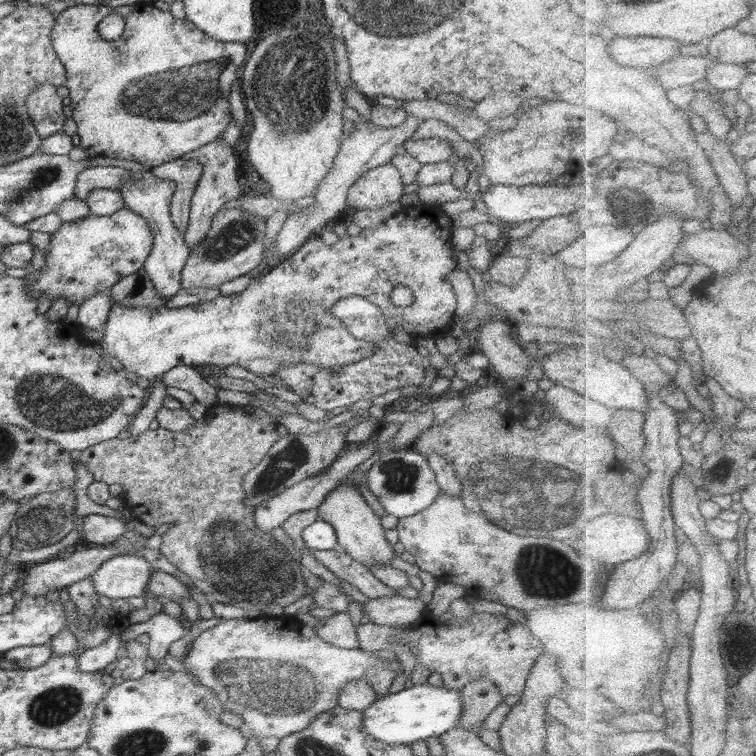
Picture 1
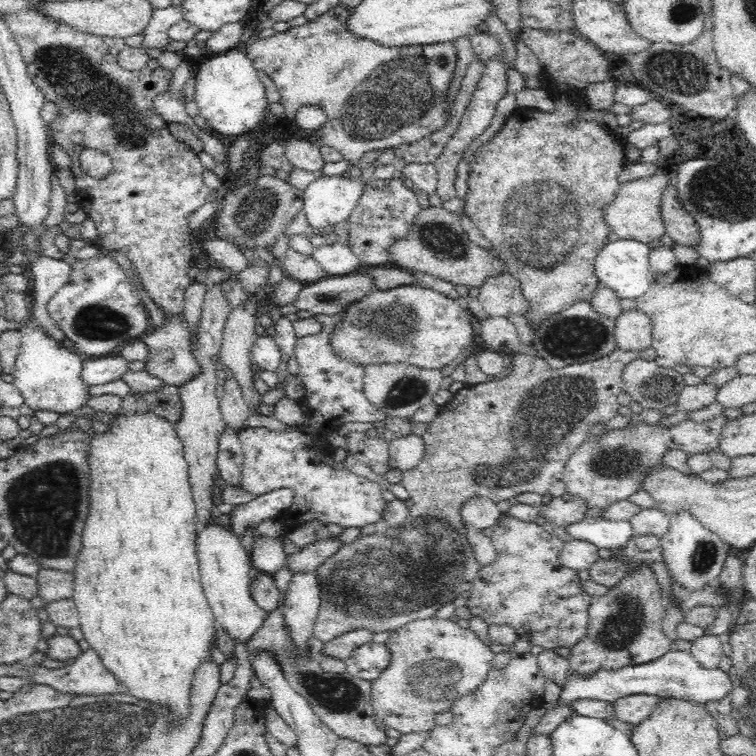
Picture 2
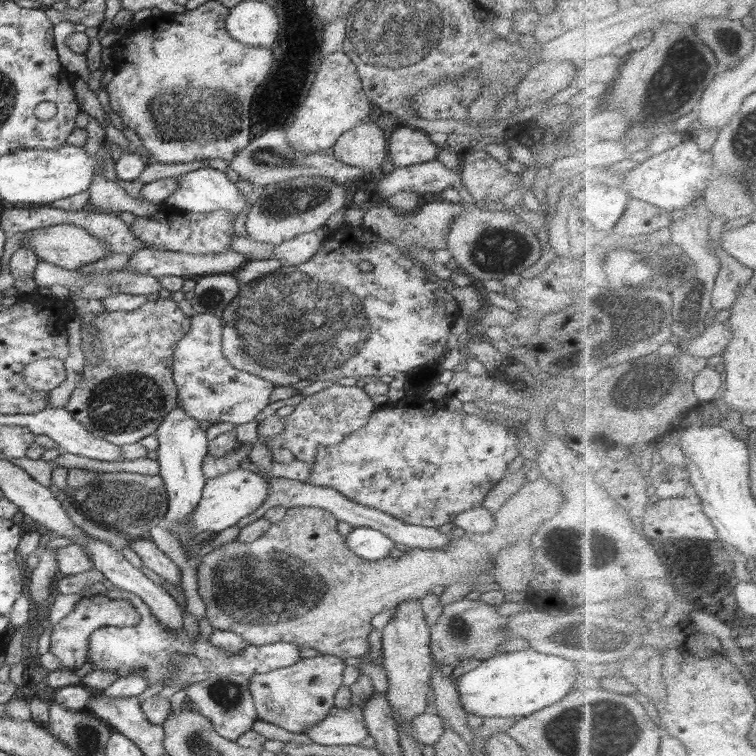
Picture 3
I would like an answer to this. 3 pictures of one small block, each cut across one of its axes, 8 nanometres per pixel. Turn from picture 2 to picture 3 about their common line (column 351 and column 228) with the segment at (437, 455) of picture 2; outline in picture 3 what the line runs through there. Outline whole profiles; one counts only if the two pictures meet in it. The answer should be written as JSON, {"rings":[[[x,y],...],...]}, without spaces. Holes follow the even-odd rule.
{"rings":[[[518,491],[518,494],[512,495],[500,508],[500,510],[494,512],[494,528],[489,534],[473,534],[474,532],[466,532],[466,536],[462,538],[452,537],[449,546],[445,550],[421,550],[411,549],[410,552],[404,552],[404,554],[398,558],[388,557],[382,560],[371,561],[366,560],[358,555],[354,554],[354,551],[350,550],[345,544],[345,538],[340,535],[337,530],[338,519],[332,516],[330,512],[316,507],[294,507],[287,508],[284,518],[276,523],[271,524],[271,528],[255,542],[252,543],[240,543],[237,539],[224,546],[217,547],[210,551],[202,558],[202,563],[197,568],[197,585],[198,594],[206,605],[205,617],[208,618],[211,626],[214,629],[226,630],[239,634],[248,645],[252,646],[264,646],[275,642],[290,642],[300,648],[314,648],[322,654],[334,655],[338,658],[364,658],[358,665],[361,669],[360,676],[356,683],[350,685],[351,691],[351,704],[362,705],[366,703],[374,694],[372,687],[372,680],[363,674],[363,670],[366,669],[366,665],[372,662],[369,656],[370,646],[368,646],[368,635],[373,630],[371,624],[374,616],[379,615],[382,612],[386,612],[388,609],[394,608],[400,604],[400,602],[406,602],[406,600],[420,600],[424,598],[435,586],[450,586],[454,583],[462,583],[474,579],[476,575],[482,575],[482,573],[493,572],[493,564],[488,564],[488,561],[492,561],[492,556],[496,556],[502,548],[511,546],[512,543],[518,538],[518,534],[526,534],[526,526],[534,526],[534,510],[530,510],[530,514],[526,514],[526,510],[530,510],[530,506],[526,506],[526,495],[523,491]]]}

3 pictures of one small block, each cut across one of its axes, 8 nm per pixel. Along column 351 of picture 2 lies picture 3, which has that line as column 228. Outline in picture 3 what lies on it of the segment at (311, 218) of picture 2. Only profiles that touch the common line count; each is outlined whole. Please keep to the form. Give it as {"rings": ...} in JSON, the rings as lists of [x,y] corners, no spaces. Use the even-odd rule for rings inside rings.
{"rings":[[[211,167],[200,168],[178,176],[178,190],[164,202],[172,209],[188,211],[189,213],[202,213],[214,211],[226,211],[230,216],[236,217],[240,212],[248,208],[247,198],[236,183],[226,177],[226,173]]]}

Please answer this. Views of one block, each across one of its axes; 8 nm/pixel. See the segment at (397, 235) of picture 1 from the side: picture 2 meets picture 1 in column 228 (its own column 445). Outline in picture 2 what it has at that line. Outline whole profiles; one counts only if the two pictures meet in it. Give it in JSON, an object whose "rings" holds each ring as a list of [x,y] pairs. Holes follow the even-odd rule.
{"rings":[[[419,284],[392,290],[374,289],[338,316],[341,321],[329,336],[332,354],[364,366],[402,362],[438,370],[450,364],[474,340],[472,332],[477,332],[477,322],[468,317],[462,301]]]}

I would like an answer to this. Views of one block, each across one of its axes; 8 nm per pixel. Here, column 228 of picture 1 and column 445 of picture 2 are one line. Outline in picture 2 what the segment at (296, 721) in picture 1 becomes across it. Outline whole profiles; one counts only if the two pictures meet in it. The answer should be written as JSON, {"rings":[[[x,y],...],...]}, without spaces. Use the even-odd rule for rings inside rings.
{"rings":[[[435,616],[412,621],[397,628],[391,632],[385,645],[389,648],[391,657],[386,670],[371,682],[373,717],[379,726],[394,728],[401,734],[430,732],[437,725],[434,719],[436,714],[448,711],[454,700],[474,692],[486,681],[495,655],[490,645],[486,645],[470,628],[461,628],[451,619]]]}

